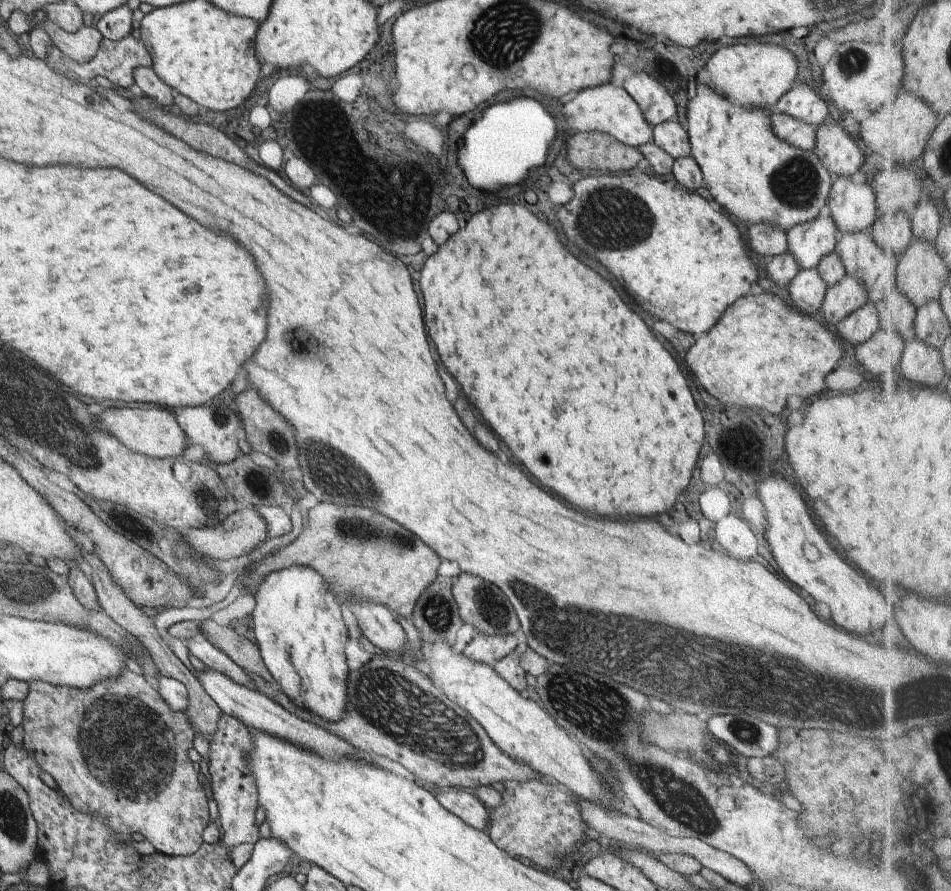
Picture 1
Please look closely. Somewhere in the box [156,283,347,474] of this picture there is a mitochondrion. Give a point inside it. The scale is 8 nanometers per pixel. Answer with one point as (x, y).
(279, 443)

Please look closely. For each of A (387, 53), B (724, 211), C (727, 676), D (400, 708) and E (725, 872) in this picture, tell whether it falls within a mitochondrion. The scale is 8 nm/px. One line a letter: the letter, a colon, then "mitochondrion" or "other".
A: other
B: other
C: mitochondrion
D: mitochondrion
E: other

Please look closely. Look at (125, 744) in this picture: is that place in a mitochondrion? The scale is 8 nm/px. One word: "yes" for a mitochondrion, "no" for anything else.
yes

